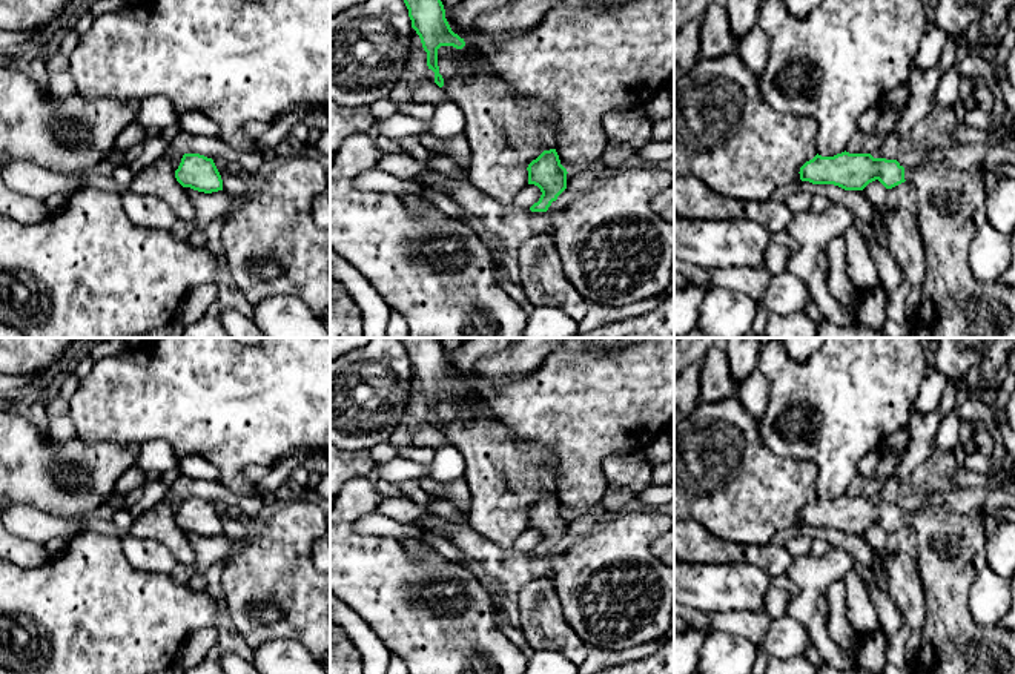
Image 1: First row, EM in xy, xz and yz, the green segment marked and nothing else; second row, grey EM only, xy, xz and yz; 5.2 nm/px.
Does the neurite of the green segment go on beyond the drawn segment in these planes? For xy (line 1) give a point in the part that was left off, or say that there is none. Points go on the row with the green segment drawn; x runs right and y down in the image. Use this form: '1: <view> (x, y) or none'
1: none

